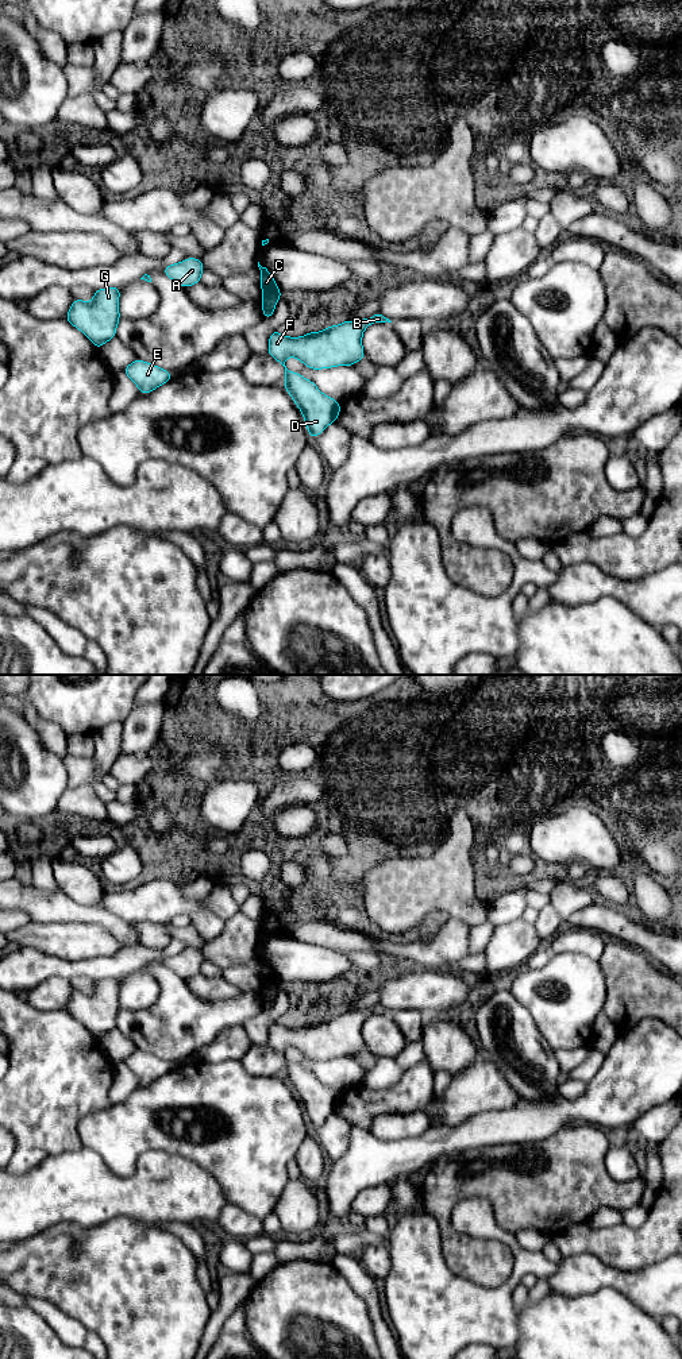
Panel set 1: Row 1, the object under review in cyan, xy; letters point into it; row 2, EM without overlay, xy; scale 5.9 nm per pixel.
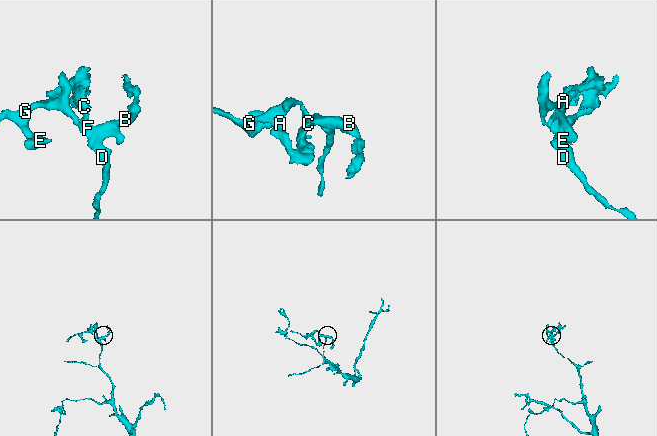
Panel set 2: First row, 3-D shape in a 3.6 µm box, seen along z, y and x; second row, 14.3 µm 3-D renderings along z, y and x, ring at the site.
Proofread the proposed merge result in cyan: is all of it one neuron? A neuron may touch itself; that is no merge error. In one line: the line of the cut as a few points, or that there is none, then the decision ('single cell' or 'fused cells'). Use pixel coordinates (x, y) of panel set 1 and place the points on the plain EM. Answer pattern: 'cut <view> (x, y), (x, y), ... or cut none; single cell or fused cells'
cut xy (265, 985), (273, 985), (277, 989); fused cells

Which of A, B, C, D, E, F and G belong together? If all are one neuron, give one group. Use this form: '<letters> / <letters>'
A B D E F G / C

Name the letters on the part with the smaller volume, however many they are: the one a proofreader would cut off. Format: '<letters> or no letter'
C

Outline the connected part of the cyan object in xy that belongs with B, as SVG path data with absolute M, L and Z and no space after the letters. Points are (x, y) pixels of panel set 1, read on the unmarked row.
M377 1003L370 1009L346 1011L339 1016L301 1028L288 1028L278 1022L271 1023L267 1045L285 1058L284 1078L303 1104L311 1130L317 1128L330 1115L338 1112L340 1094L323 1085L312 1072L289 1062L285 1051L293 1047L312 1061L352 1057L365 1049L363 1022L370 1015L386 1012L392 1014Z

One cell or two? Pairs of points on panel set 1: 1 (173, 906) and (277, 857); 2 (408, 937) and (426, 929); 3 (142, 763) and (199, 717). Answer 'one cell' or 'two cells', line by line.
1: two cells
2: one cell
3: two cells

